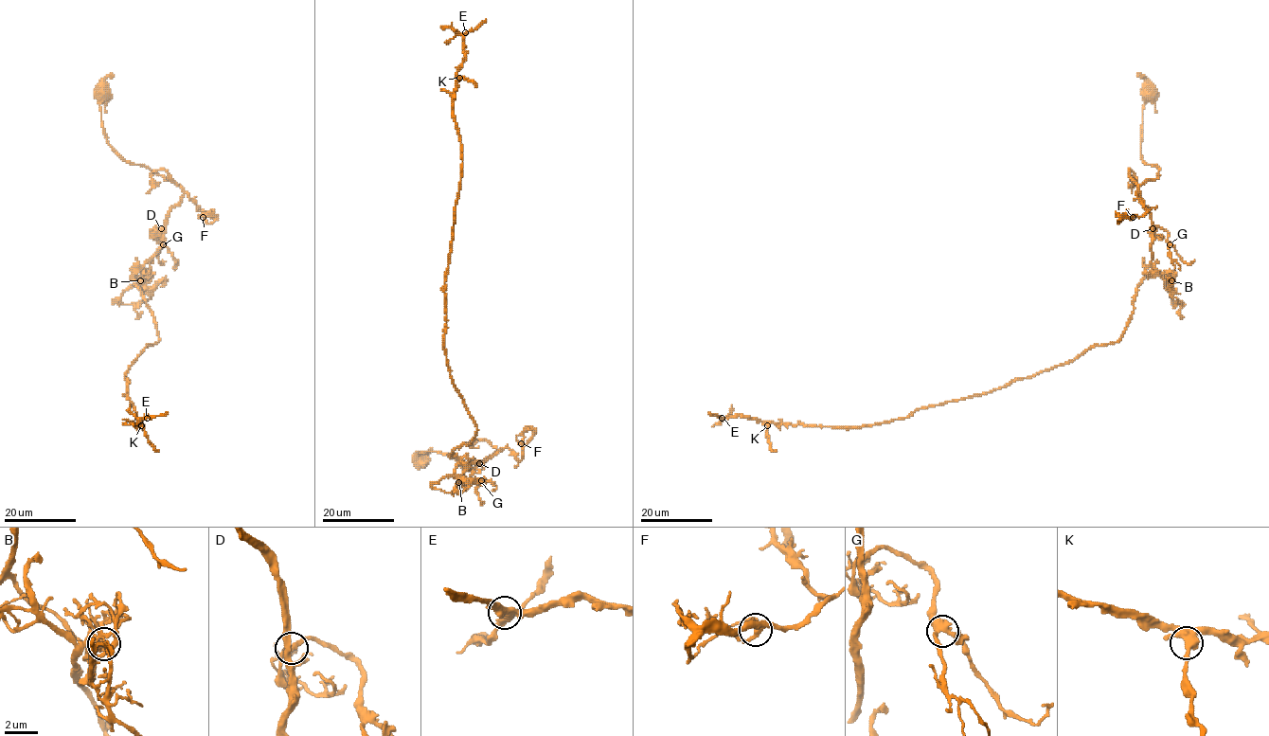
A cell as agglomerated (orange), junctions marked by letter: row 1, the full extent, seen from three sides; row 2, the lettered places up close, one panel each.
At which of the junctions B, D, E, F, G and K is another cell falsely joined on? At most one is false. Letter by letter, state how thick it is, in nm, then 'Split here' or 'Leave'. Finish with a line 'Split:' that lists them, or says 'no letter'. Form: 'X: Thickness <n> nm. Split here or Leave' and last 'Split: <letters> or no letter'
B: Thickness 170 nm. Split here
D: Thickness 260 nm. Leave
E: Thickness 360 nm. Leave
F: Thickness 300 nm. Leave
G: Thickness 340 nm. Leave
K: Thickness 420 nm. Leave
Split: B

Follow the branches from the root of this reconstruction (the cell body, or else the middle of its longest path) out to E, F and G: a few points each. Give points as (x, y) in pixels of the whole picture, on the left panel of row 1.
E: (104, 92), (107, 143), (183, 191), (132, 277), (158, 335), (126, 374), (134, 424), (147, 418)
F: (104, 92), (99, 109), (107, 143), (127, 161), (144, 165), (176, 183), (204, 212), (203, 217)
G: (104, 92), (99, 109), (107, 143), (127, 161), (149, 168), (183, 191), (167, 224), (151, 231), (163, 244)

